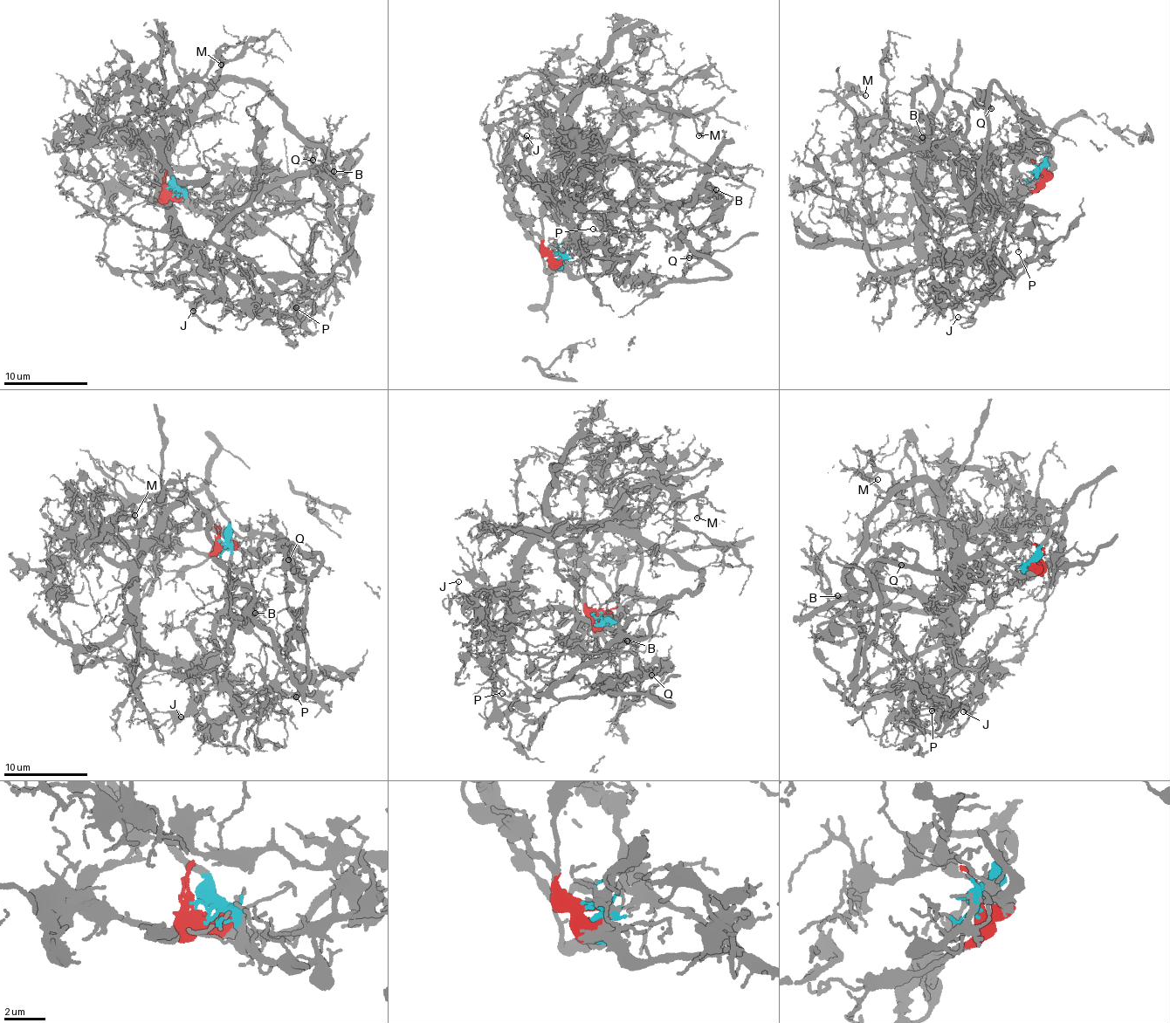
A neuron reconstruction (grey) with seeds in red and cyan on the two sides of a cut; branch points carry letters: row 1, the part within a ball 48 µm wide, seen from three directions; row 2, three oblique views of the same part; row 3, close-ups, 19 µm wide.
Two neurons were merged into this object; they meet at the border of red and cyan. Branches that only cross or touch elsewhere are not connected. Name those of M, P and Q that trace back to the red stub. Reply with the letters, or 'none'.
M, Q

